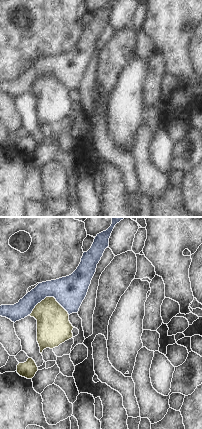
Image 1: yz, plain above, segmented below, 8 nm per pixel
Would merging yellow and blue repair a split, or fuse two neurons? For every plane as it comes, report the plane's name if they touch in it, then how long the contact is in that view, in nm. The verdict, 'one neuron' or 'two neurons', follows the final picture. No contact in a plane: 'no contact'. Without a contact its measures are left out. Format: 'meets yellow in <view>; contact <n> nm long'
meets yellow in yz; contact 320 nm long

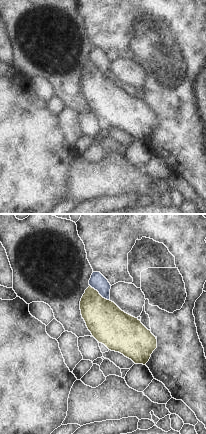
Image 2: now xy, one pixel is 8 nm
meets yellow in xy; contact 200 nm long

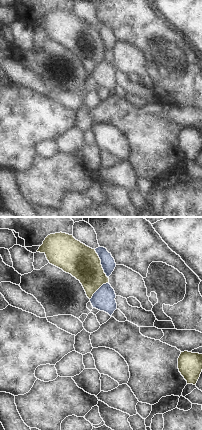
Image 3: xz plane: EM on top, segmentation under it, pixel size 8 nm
meets yellow in xz; contact 260 nm long

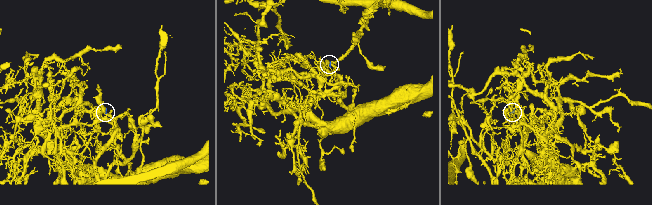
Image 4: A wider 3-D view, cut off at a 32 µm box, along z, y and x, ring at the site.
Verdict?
two neurons

